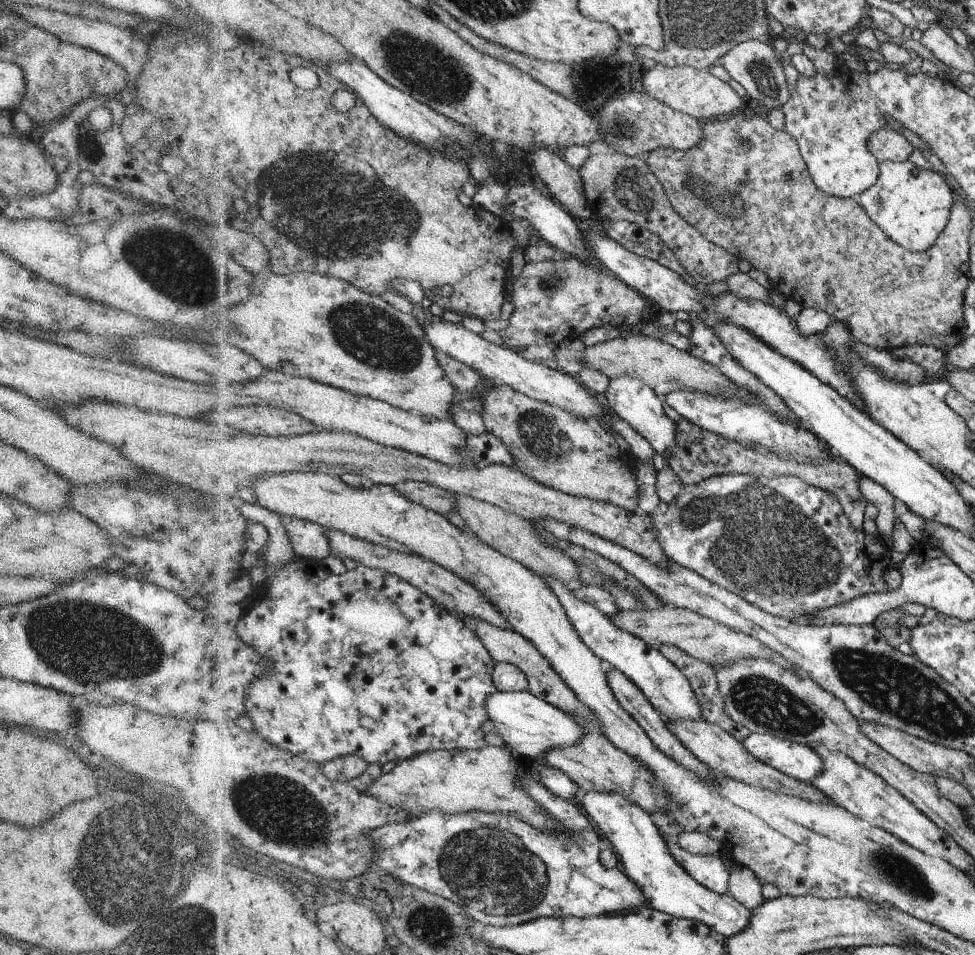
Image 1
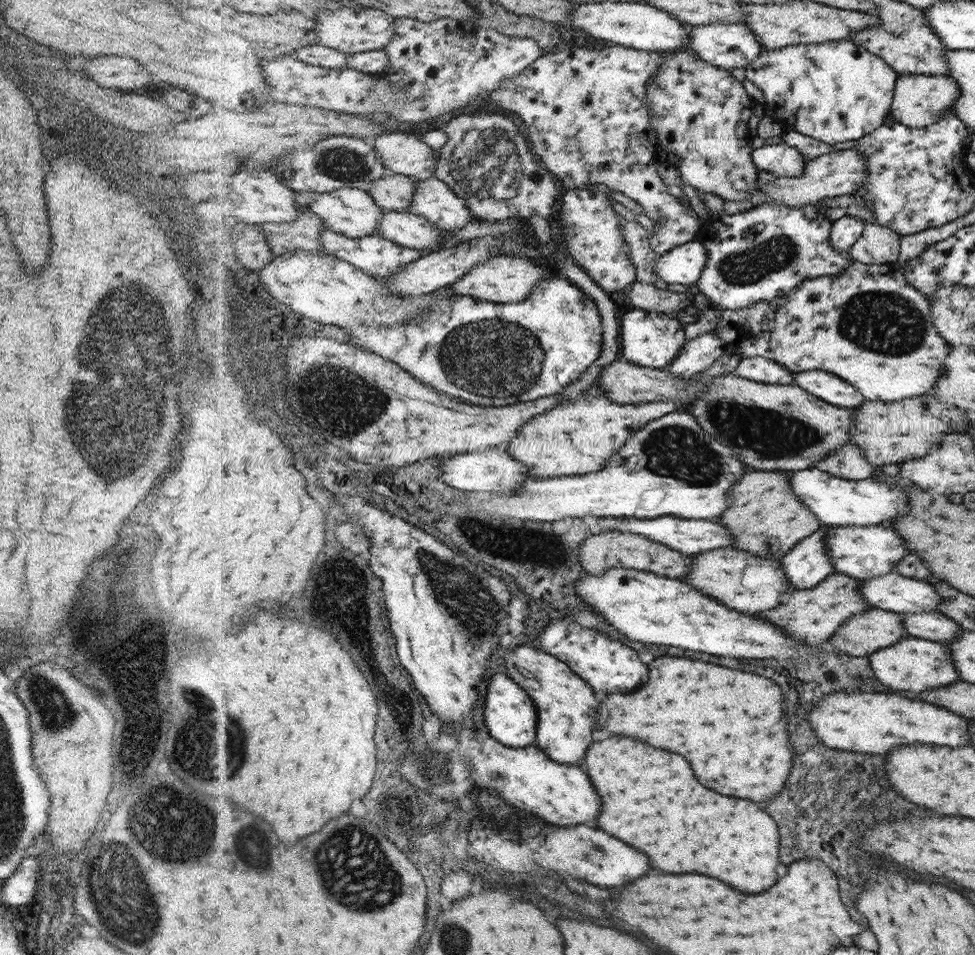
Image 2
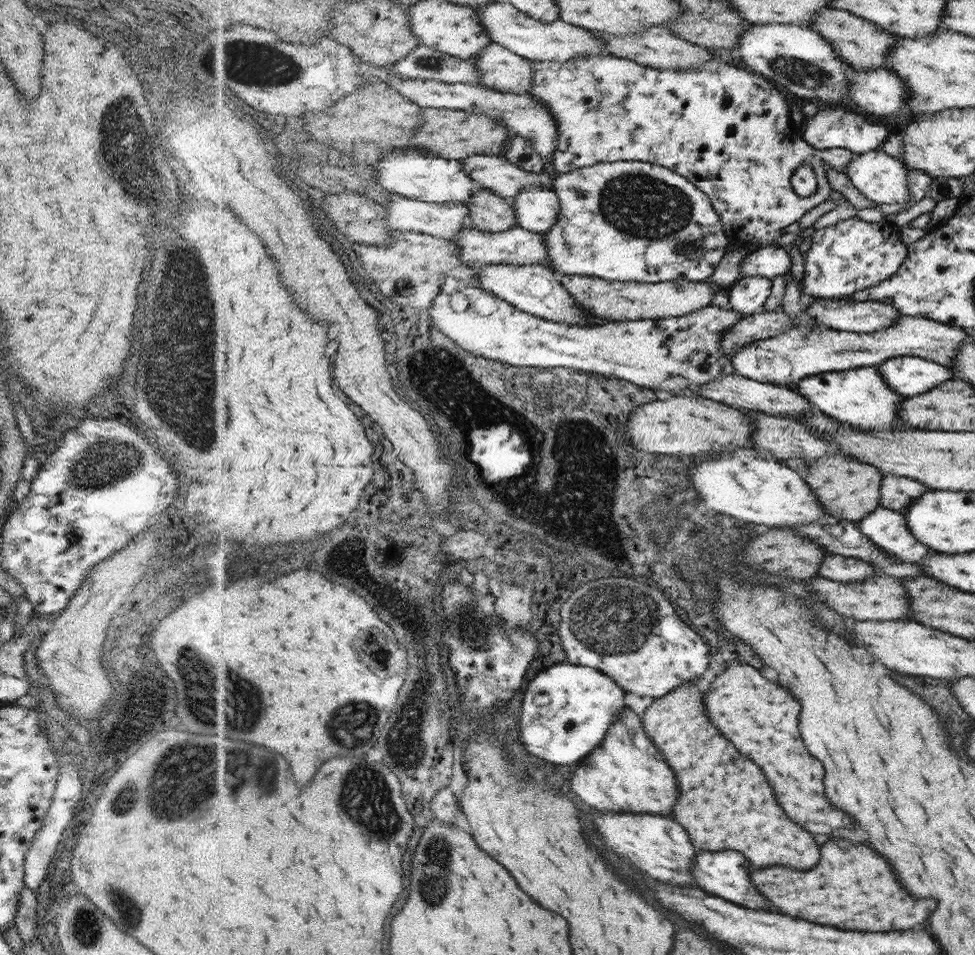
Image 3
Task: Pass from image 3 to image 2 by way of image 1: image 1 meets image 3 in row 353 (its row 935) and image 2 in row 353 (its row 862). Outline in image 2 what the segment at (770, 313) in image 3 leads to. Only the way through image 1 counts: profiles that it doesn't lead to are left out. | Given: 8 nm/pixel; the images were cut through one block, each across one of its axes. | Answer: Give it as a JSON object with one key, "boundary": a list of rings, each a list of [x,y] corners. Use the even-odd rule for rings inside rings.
{"boundary":[[[633,309],[624,313],[618,324],[619,359],[653,369],[664,369],[686,344],[685,324],[664,311]]]}

